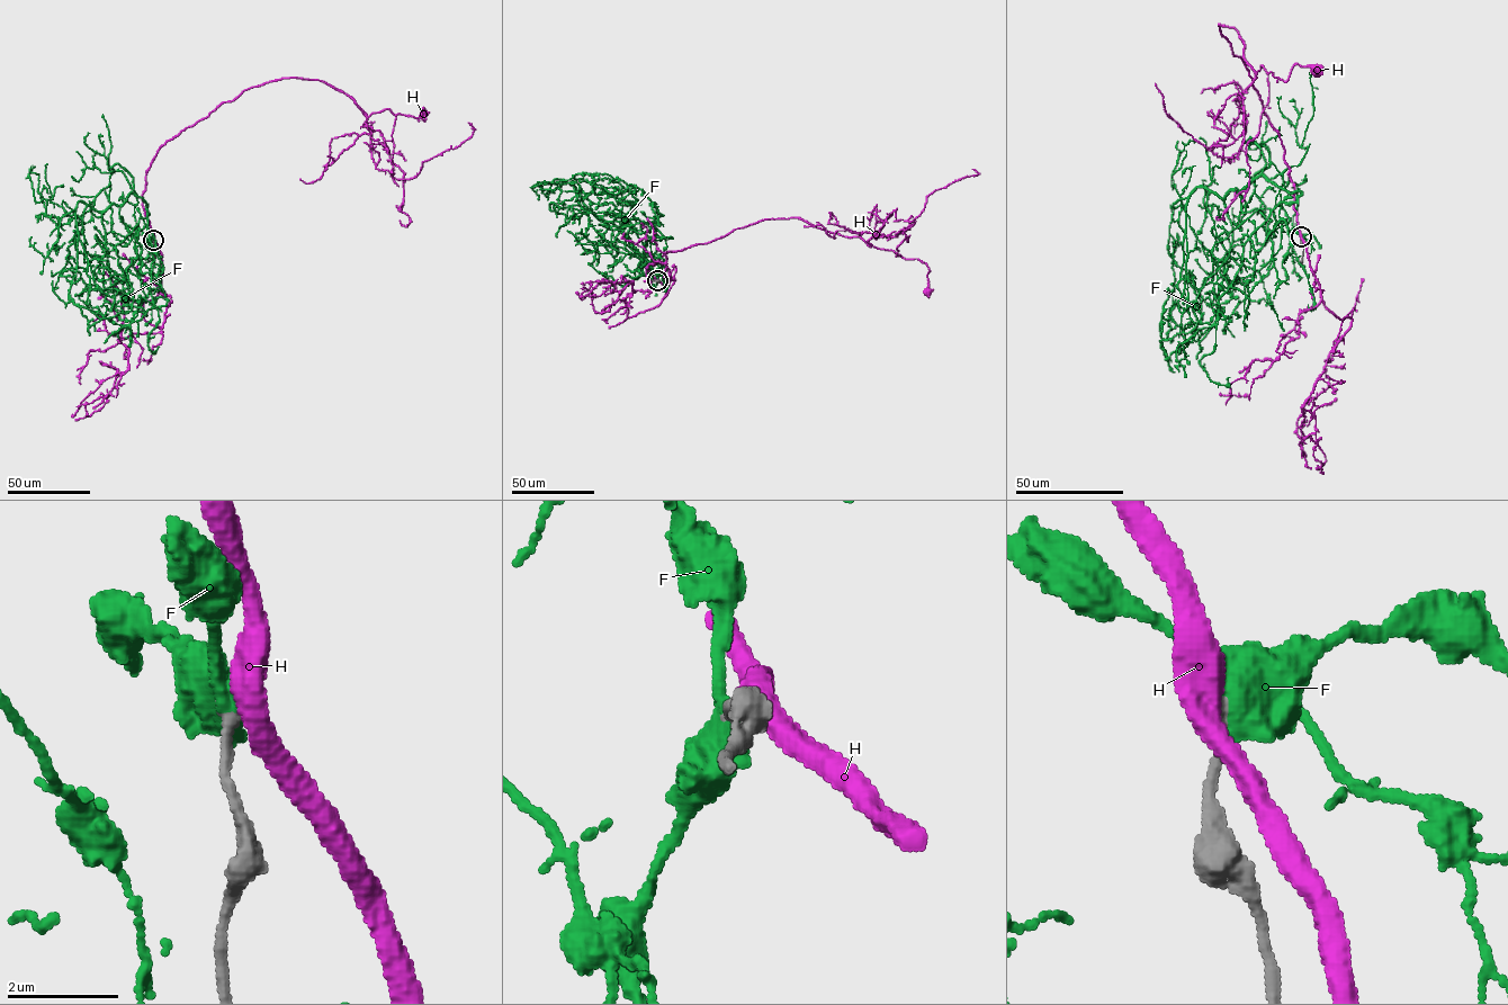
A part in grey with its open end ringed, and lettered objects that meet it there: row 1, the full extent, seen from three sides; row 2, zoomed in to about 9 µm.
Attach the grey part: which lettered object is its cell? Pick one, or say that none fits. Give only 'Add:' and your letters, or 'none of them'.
Add: F

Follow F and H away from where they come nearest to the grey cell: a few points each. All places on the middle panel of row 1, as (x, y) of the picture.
F: (657, 280), (570, 184), (551, 190), (537, 182), (537, 198)
H: (657, 280), (646, 272), (669, 251), (709, 242), (764, 220), (800, 217), (925, 262), (930, 270), (928, 294)

